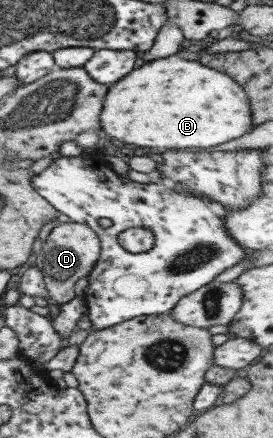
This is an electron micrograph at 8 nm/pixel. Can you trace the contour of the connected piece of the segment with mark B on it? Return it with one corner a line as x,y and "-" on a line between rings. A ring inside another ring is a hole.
177,55
140,64
125,81
111,87
101,117
101,128
109,135
131,145
161,150
217,147
254,128
248,95
235,79

